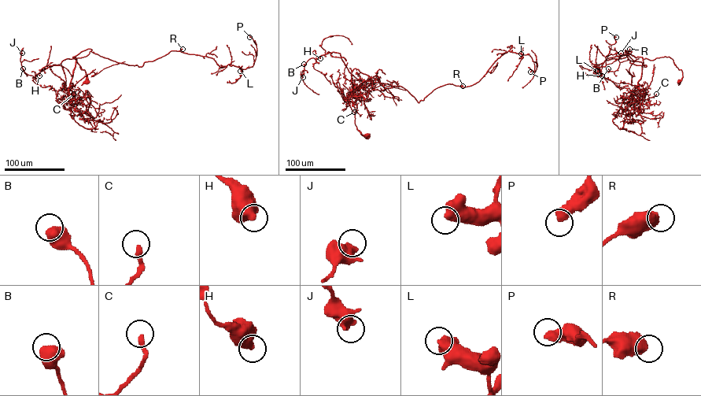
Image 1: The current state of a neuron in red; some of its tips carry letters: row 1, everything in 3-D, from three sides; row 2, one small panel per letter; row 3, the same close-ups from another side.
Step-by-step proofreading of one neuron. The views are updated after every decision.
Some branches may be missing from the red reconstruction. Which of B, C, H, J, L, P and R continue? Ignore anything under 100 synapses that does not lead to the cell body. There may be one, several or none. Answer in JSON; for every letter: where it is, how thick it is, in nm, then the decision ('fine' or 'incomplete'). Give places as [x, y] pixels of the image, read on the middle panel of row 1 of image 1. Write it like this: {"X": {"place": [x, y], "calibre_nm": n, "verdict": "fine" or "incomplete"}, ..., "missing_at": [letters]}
{"B": {"place": [304, 64], "calibre_nm": 700, "verdict": "fine"}, "C": {"place": [354, 112], "calibre_nm": 260, "verdict": "fine"}, "H": {"place": [320, 58], "calibre_nm": 600, "verdict": "fine"}, "J": {"place": [303, 77], "calibre_nm": 600, "verdict": "fine"}, "L": {"place": [521, 53], "calibre_nm": 600, "verdict": "fine"}, "P": {"place": [530, 72], "calibre_nm": 480, "verdict": "fine"}, "R": {"place": [463, 86], "calibre_nm": 600, "verdict": "fine"}, "missing_at": []}

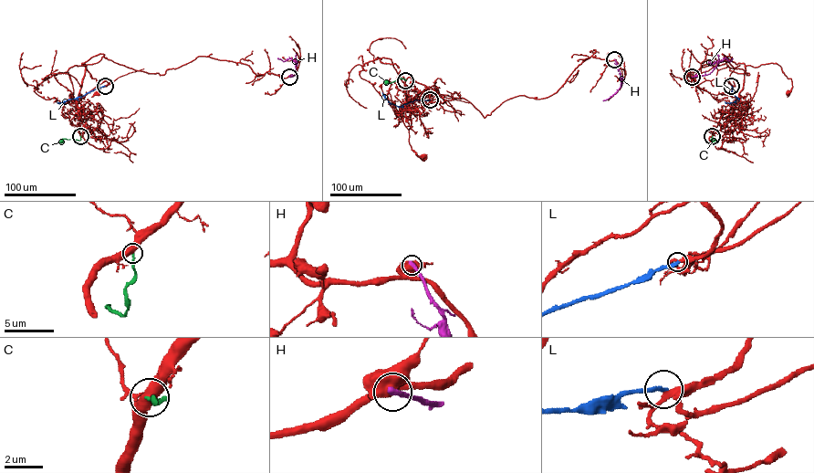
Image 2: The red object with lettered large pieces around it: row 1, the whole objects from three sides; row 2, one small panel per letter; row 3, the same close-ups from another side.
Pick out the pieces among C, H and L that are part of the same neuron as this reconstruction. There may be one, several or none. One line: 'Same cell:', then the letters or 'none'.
Same cell: none

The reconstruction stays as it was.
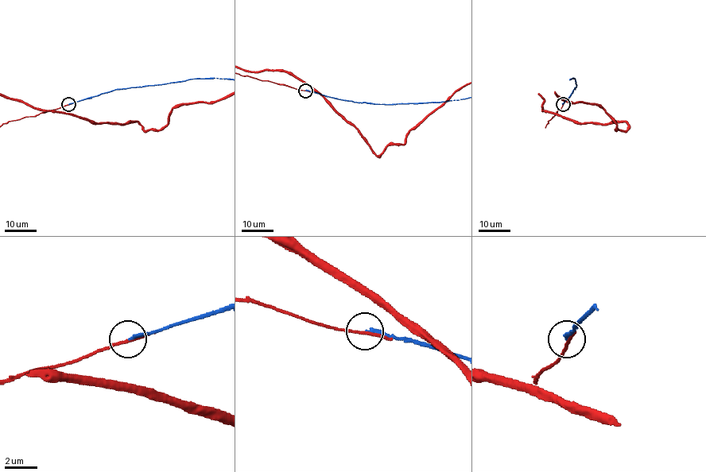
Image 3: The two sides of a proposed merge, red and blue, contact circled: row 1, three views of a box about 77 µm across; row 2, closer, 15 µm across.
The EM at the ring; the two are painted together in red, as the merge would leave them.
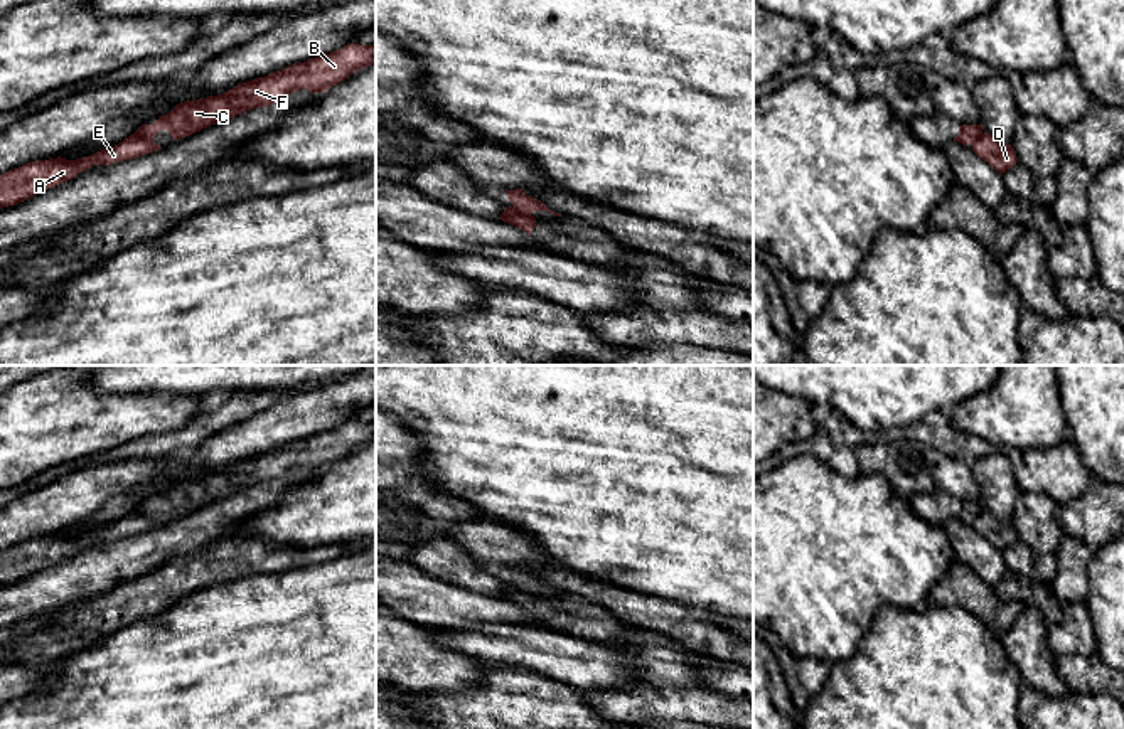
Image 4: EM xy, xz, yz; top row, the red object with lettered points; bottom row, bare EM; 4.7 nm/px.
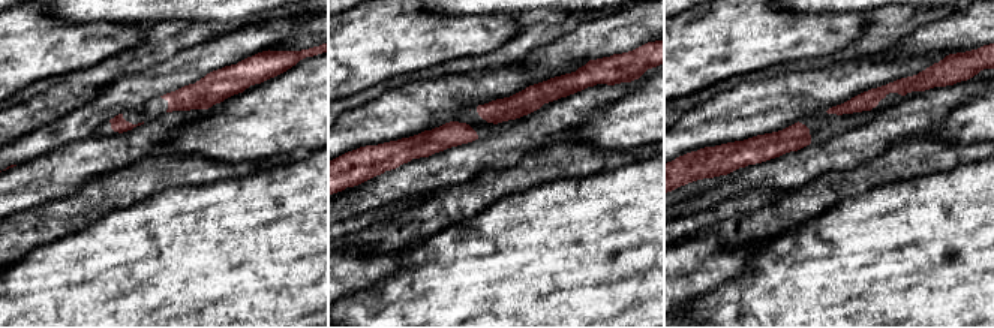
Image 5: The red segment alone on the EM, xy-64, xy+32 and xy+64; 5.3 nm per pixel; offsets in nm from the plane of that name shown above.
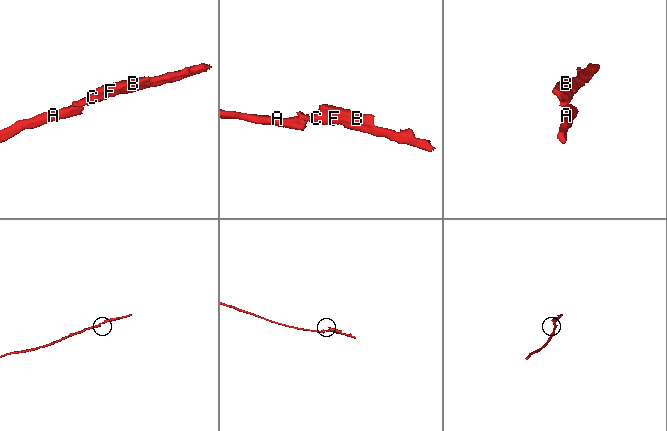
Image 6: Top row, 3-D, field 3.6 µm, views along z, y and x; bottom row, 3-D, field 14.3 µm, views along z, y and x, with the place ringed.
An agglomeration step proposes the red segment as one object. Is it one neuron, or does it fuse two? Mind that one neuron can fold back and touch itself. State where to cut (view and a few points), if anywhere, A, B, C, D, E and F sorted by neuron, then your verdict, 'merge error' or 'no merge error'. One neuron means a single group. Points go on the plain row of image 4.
cut xy (135, 509), (152, 517); groups A D E / B C F; merge error

